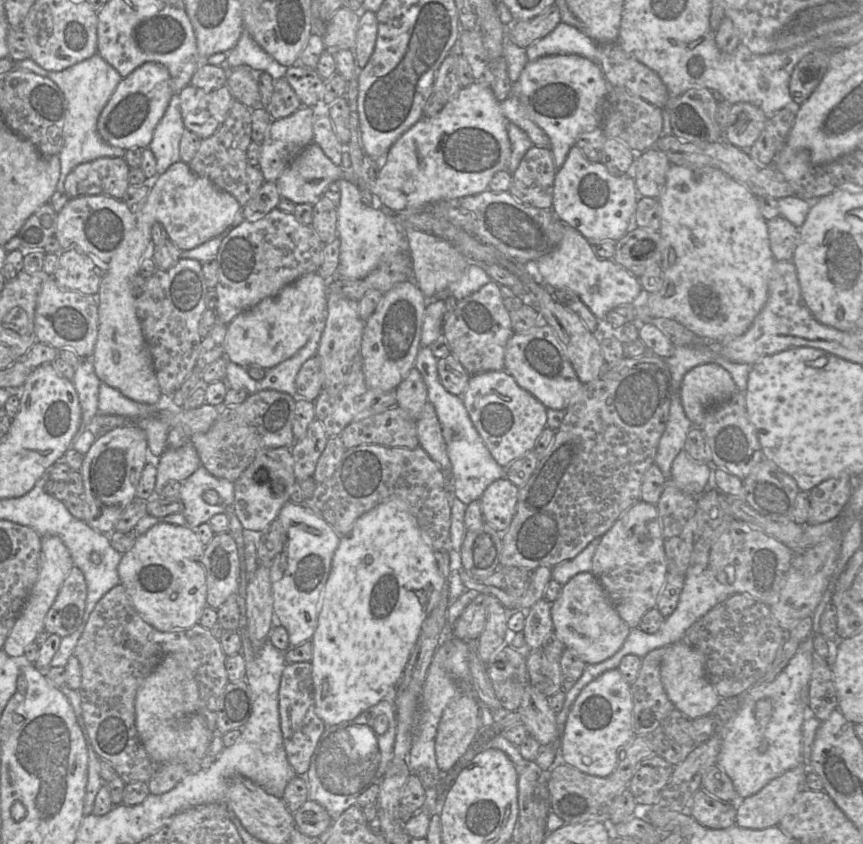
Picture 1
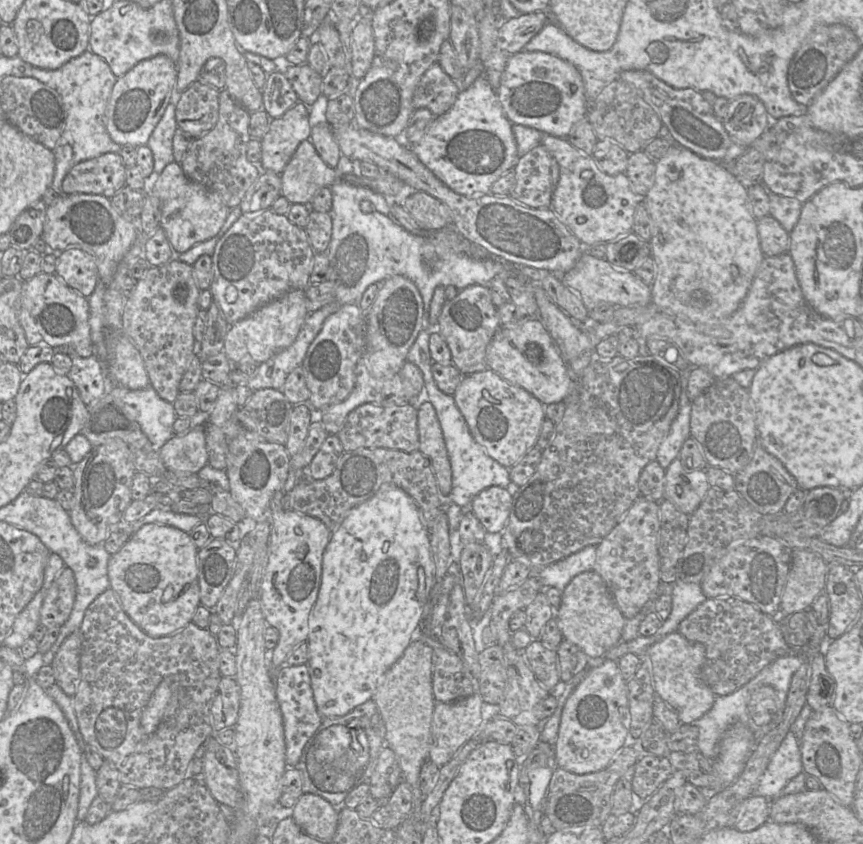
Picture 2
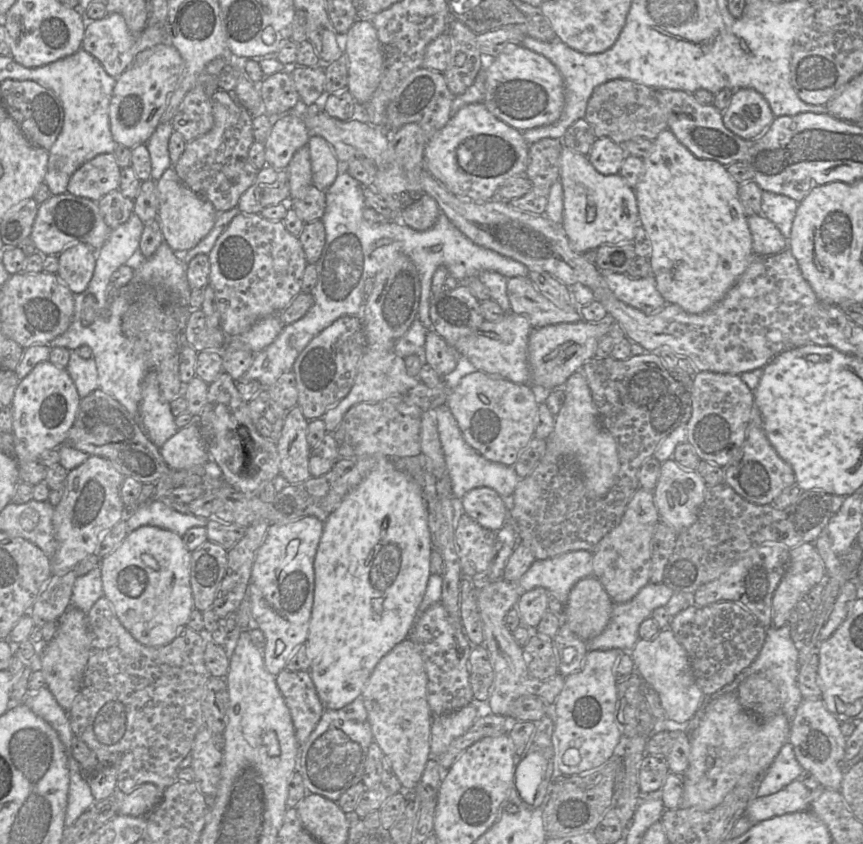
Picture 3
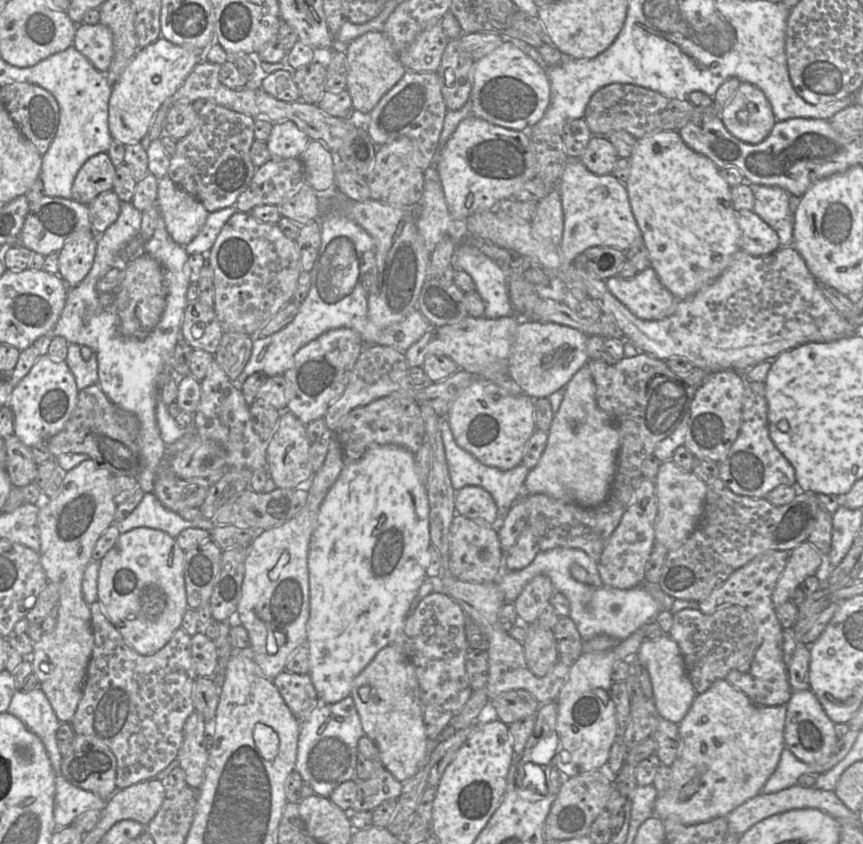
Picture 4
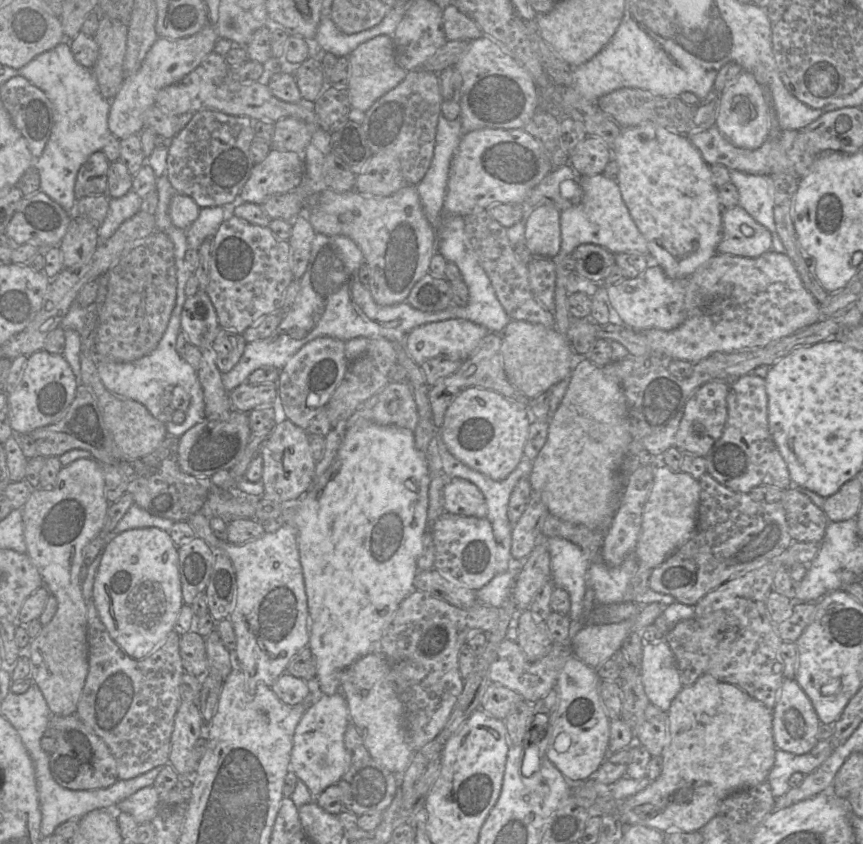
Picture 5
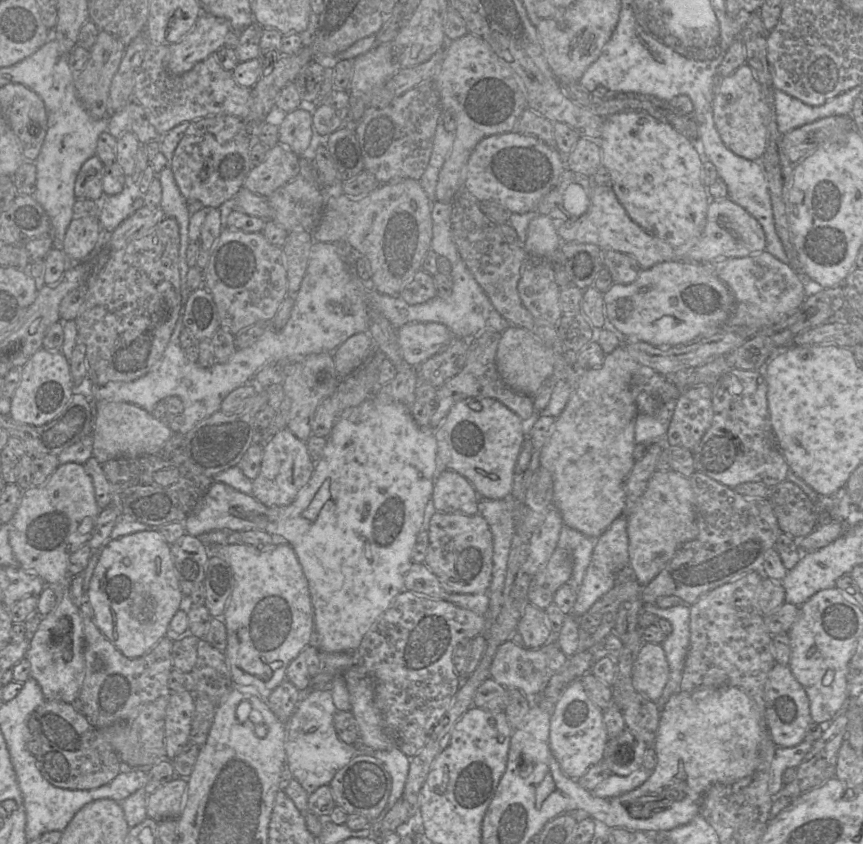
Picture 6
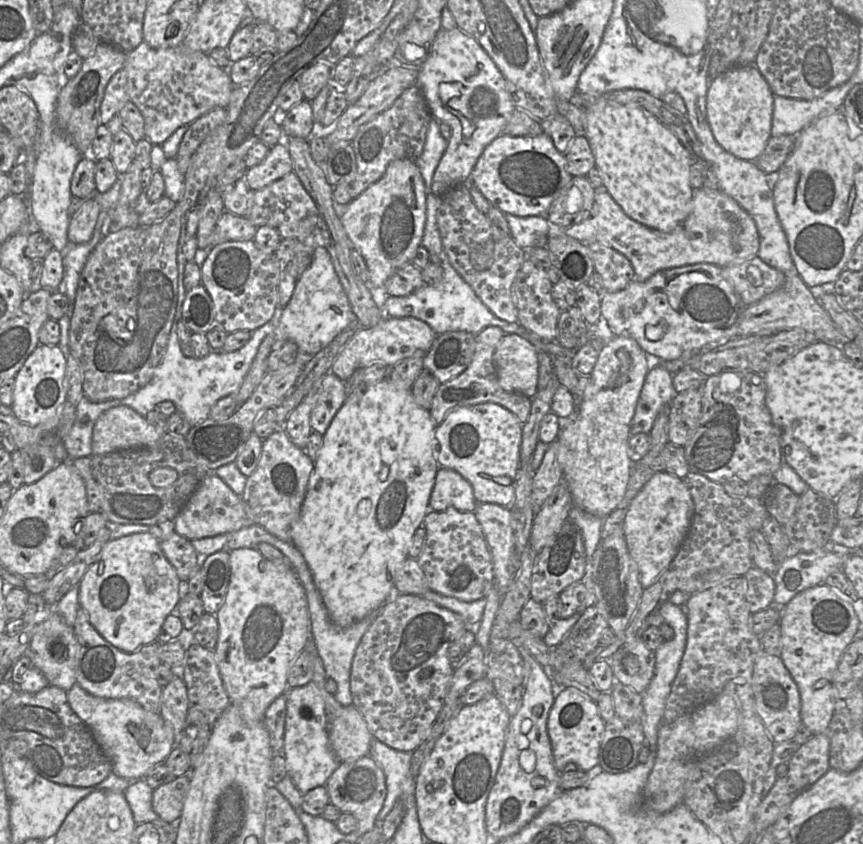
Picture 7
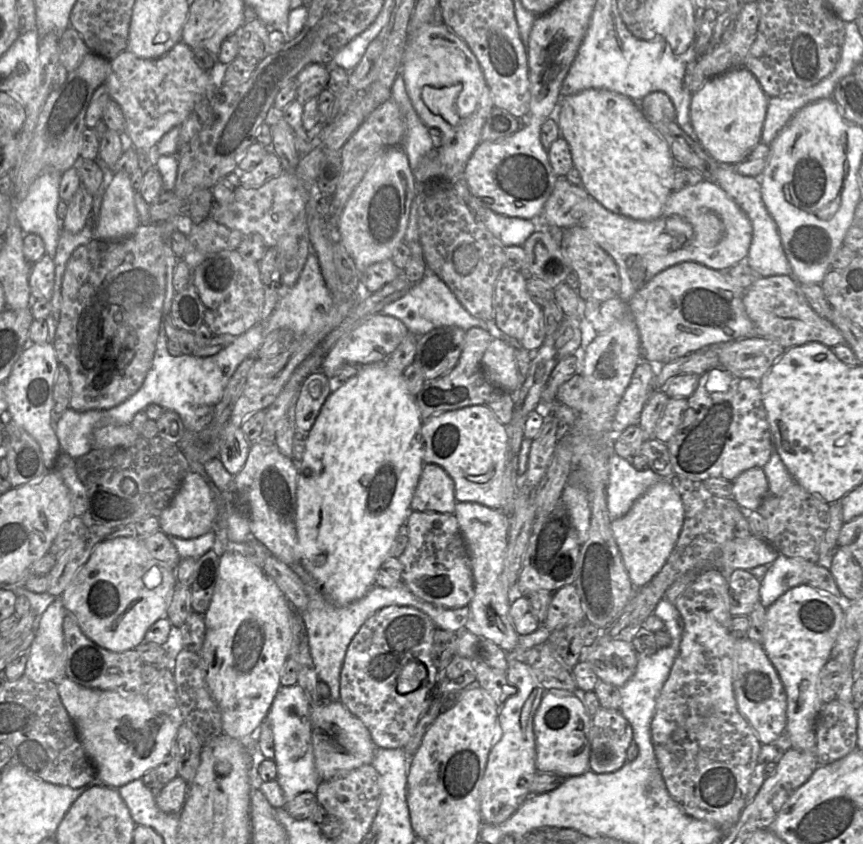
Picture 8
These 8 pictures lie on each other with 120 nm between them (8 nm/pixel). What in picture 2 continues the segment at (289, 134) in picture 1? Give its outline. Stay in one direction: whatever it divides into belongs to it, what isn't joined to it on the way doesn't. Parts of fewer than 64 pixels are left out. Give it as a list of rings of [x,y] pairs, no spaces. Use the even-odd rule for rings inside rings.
[[[297,102],[281,117],[272,119],[261,139],[261,170],[281,174],[298,146],[310,139],[311,129],[308,105],[302,102]]]

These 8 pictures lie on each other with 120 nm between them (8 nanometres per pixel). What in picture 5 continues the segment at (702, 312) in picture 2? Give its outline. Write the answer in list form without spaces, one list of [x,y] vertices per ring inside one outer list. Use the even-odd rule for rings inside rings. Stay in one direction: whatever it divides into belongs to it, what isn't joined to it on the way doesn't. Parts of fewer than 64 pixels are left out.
[[[648,122],[622,128],[612,149],[619,166],[617,183],[622,199],[640,233],[647,241],[648,256],[671,279],[688,278],[717,253],[722,236],[723,208],[718,188],[712,182],[709,165],[692,145],[688,136]],[[511,320],[501,333],[501,353],[509,382],[529,399],[552,389],[572,372],[574,353],[567,337],[541,324]]]

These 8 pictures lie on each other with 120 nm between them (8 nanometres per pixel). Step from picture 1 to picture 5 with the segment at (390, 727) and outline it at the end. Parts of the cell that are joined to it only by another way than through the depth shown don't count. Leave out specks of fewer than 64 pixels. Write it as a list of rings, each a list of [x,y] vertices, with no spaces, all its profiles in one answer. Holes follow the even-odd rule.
[[[340,689],[334,695],[322,694],[302,716],[298,723],[290,757],[290,770],[305,783],[313,797],[320,795],[330,785],[338,783],[352,764],[344,743],[344,734],[351,723],[348,706]]]

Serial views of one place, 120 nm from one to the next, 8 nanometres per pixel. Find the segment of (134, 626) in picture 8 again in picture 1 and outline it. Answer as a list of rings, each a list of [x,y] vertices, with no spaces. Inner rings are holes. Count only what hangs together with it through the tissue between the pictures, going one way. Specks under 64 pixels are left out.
[[[159,523],[144,534],[138,535],[134,546],[122,554],[118,565],[120,584],[125,587],[136,611],[144,621],[163,632],[187,629],[199,624],[207,606],[206,571],[203,564],[205,547],[192,528]]]

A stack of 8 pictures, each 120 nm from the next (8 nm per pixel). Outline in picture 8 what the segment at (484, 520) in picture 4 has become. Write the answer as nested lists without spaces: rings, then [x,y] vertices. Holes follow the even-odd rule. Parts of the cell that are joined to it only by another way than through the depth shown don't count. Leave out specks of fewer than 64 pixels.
[[[424,464],[411,500],[412,511],[455,511],[455,485],[449,474],[439,465]]]

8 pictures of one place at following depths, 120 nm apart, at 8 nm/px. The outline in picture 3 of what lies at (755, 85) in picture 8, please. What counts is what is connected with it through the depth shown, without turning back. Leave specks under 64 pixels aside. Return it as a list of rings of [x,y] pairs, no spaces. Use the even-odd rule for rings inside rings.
[[[752,88],[736,89],[722,116],[725,127],[745,140],[761,136],[775,119],[767,100]]]

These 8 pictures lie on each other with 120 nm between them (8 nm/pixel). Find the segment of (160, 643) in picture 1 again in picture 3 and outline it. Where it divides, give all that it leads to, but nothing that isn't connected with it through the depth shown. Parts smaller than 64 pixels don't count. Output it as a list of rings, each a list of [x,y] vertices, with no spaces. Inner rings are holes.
[[[106,596],[99,598],[87,615],[92,633],[92,644],[80,691],[68,711],[72,731],[75,736],[85,742],[92,751],[108,751],[120,757],[117,771],[117,792],[129,794],[136,787],[144,783],[153,783],[161,789],[166,789],[177,781],[177,773],[180,770],[178,768],[179,764],[187,755],[191,754],[196,734],[205,726],[203,697],[206,684],[210,677],[212,677],[204,658],[208,638],[205,637],[203,632],[196,632],[190,627],[184,626],[179,630],[176,638],[167,645],[159,647],[143,645],[123,626],[115,612],[112,602]]]

